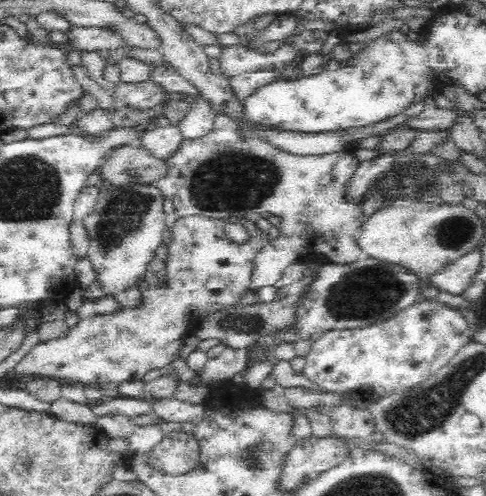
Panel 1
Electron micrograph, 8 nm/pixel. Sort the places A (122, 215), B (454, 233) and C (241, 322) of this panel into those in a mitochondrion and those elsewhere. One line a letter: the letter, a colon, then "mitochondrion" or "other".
A: mitochondrion
B: mitochondrion
C: mitochondrion

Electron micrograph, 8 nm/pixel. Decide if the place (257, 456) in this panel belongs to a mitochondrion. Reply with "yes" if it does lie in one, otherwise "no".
yes

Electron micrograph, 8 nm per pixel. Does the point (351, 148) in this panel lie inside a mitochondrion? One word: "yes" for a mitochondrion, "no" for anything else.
no

